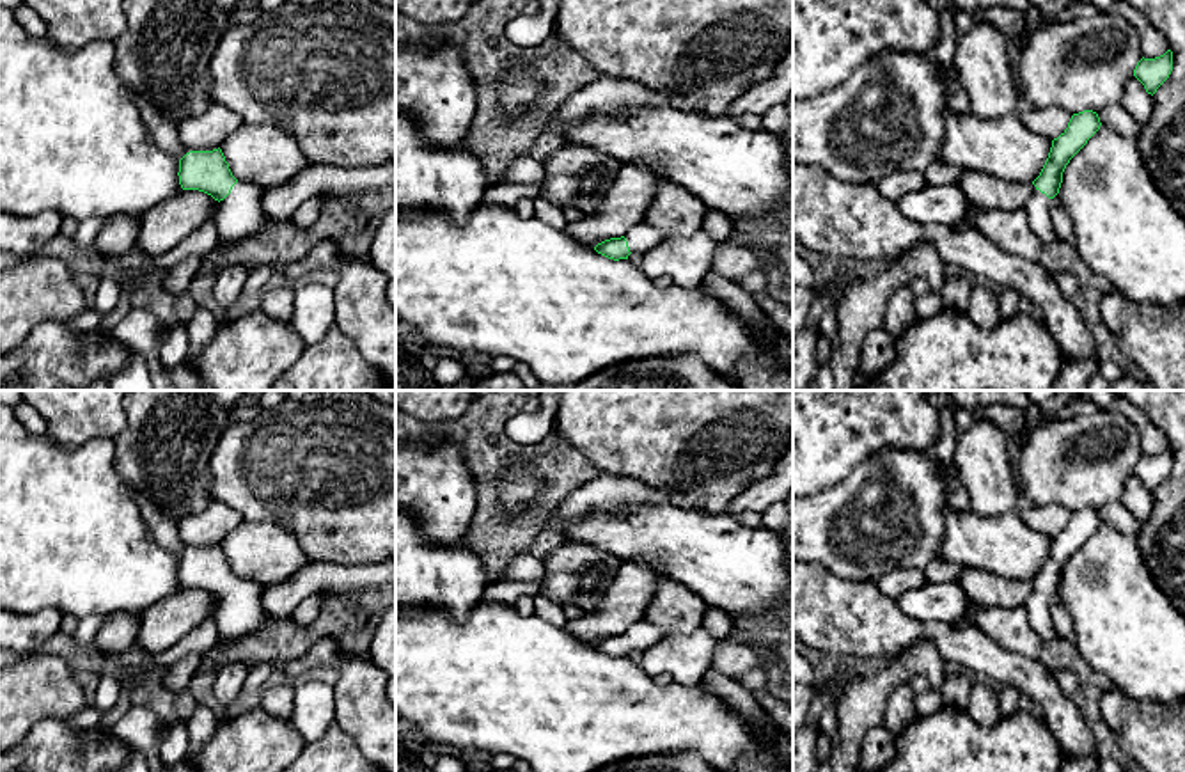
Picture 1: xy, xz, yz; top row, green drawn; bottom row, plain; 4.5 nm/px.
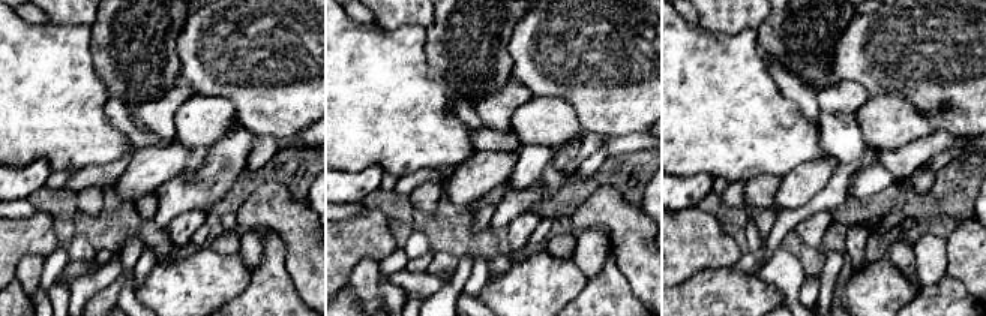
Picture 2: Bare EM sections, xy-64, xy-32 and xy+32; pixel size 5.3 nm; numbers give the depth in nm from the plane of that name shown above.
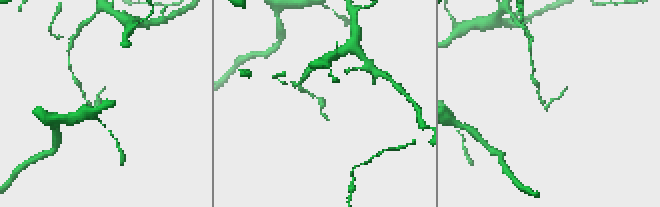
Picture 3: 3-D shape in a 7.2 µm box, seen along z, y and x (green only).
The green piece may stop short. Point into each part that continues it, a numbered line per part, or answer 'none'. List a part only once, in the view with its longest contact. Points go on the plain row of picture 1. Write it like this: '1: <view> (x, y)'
1: xy (240, 613)

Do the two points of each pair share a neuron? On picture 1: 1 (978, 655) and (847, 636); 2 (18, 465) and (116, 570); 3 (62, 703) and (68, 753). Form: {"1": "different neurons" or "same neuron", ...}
{"1": "same neuron", "2": "same neuron", "3": "different neurons"}

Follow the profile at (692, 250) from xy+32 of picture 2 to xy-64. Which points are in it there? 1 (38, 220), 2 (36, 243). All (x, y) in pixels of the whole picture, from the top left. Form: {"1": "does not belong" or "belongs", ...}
{"1": "belongs", "2": "belongs"}

